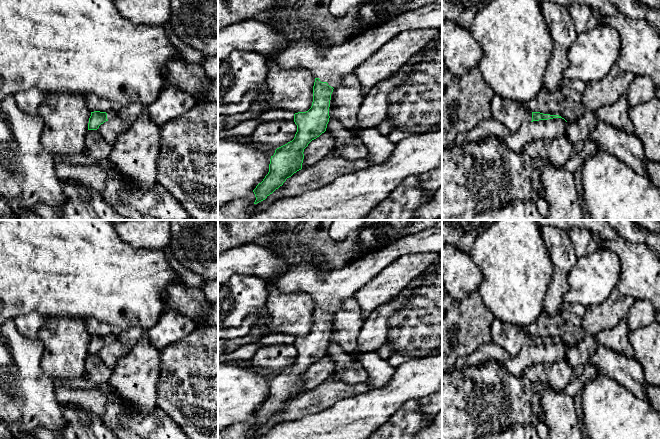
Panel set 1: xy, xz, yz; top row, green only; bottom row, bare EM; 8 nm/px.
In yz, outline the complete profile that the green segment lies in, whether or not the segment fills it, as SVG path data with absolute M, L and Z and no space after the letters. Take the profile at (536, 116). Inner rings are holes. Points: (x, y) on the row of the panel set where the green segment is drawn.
M494 95L491 102L492 118L499 121L511 131L517 131L525 122L562 118L559 115L532 112L525 108L521 102L505 100L499 95Z

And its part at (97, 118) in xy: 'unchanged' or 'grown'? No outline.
grown

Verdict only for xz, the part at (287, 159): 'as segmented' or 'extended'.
extended

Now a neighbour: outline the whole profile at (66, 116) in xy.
M46 94L37 114L45 122L42 145L54 158L83 151L91 116L84 94Z

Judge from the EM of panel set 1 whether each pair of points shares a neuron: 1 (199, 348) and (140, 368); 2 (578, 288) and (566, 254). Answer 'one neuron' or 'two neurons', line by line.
1: two neurons
2: two neurons

